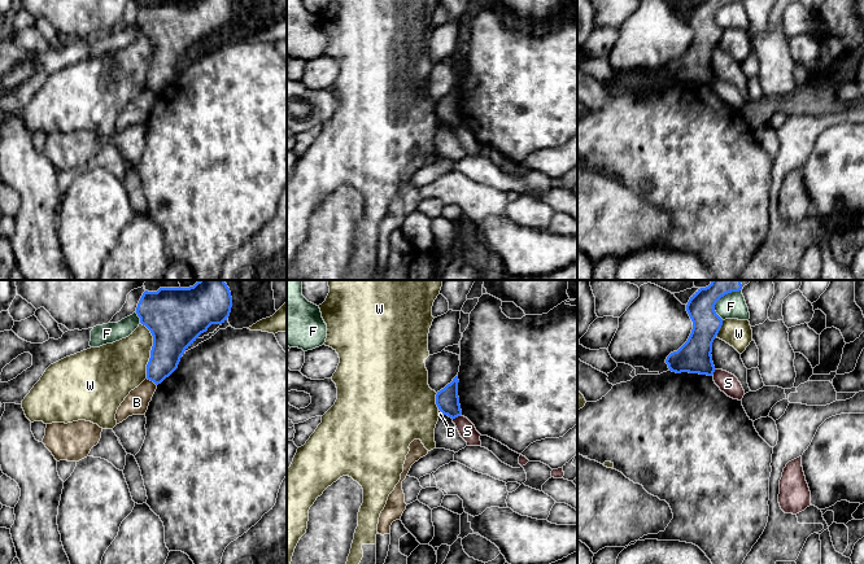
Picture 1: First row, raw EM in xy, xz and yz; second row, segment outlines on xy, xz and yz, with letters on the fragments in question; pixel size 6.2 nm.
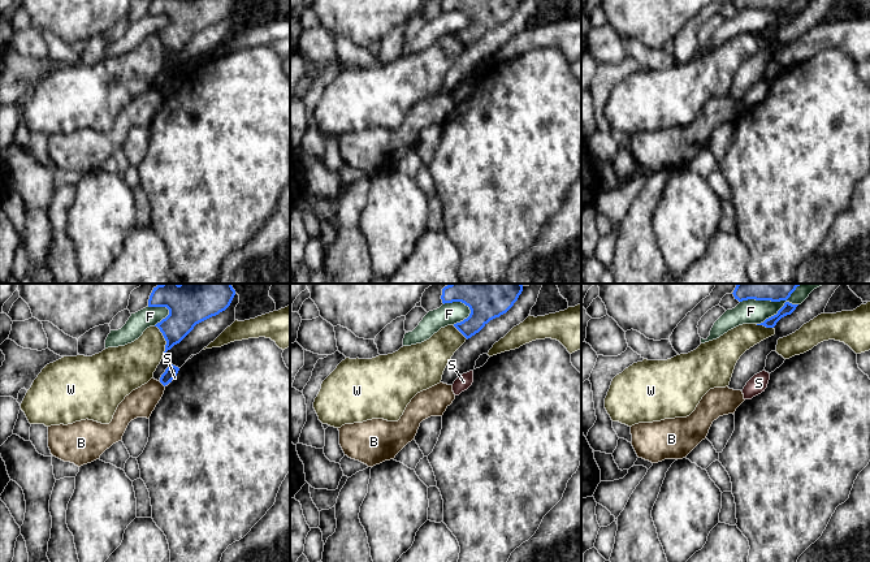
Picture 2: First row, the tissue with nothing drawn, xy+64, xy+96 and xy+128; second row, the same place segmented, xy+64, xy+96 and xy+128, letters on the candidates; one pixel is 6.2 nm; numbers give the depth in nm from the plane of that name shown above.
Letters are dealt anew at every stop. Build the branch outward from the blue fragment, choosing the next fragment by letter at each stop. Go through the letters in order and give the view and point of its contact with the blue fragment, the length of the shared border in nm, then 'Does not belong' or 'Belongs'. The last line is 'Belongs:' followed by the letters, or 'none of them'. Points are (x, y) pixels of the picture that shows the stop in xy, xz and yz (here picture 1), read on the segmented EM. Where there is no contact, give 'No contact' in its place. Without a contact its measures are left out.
B: Touches blue at xy (152, 380). Shared border 80 nm. Does not belong
F: Touches blue at yz (719, 298). Shared border 220 nm. Does not belong
S: Touches blue at xz (457, 416). Shared border 70 nm. Does not belong
W: Touches blue at xy (151, 350). Shared border 340 nm. Does not belong
Belongs: none of them

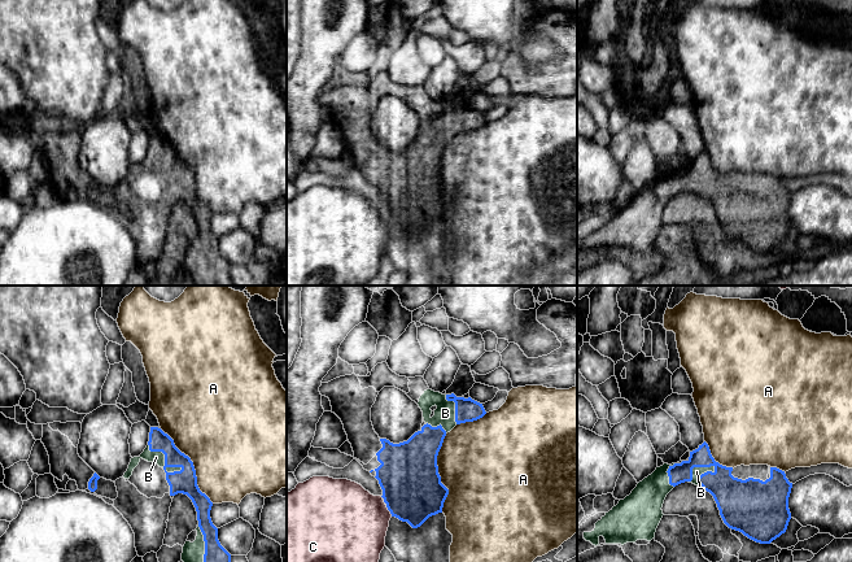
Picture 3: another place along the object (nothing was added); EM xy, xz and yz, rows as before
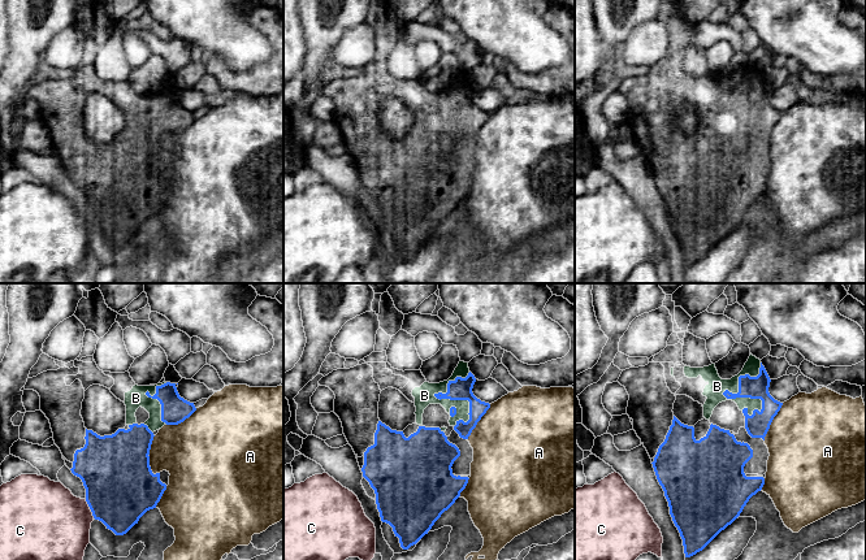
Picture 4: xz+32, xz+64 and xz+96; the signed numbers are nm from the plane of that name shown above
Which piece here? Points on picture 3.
A: Touches blue at xy (192, 465). Shared border 550 nm. Does not belong
B: Touches blue at xy (165, 458). Shared border 260 nm. Belongs
C: Touches blue at xz (388, 509). Shared border 80 nm. Does not belong
Belongs: B

